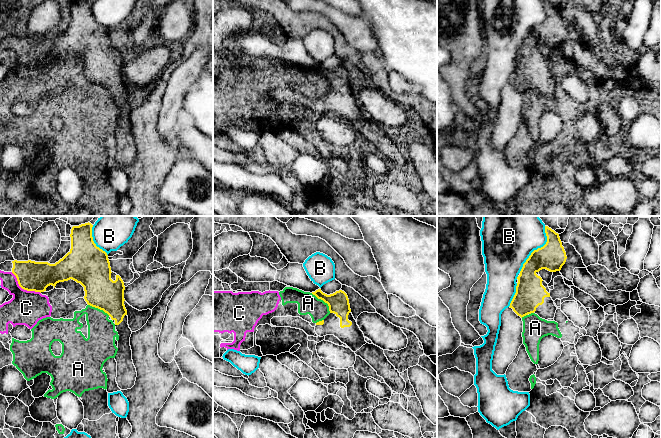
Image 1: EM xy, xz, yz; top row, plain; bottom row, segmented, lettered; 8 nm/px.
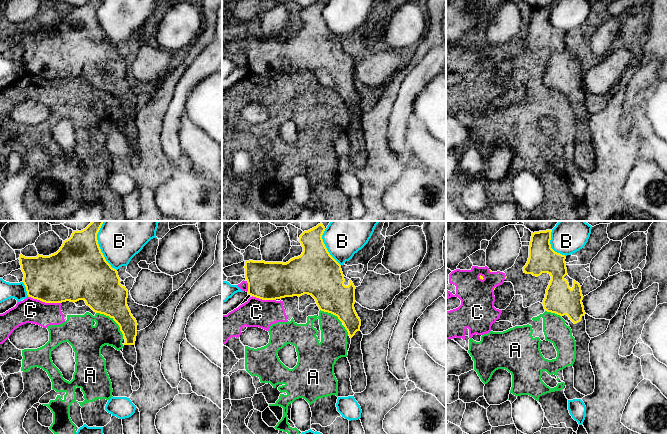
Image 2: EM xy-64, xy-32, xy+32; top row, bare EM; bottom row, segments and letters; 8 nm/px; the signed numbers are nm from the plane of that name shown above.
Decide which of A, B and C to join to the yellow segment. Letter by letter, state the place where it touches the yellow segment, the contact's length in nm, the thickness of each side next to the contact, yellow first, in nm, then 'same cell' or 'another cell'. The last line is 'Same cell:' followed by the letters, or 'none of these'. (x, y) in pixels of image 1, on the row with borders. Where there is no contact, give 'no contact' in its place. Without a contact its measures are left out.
A: xz (323, 300) | 220 nm | 170/160 nm | another cell
B: yz (538, 248) | 440 nm | 220/460 nm | another cell
C: xy (23, 288) | 300 nm | 240/280 nm | another cell
Same cell: none of these

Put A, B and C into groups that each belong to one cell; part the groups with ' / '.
A C / B

